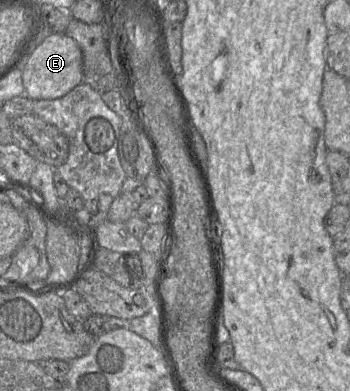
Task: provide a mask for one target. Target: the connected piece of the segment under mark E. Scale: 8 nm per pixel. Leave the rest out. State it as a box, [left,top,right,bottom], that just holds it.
[21,33,83,100]

